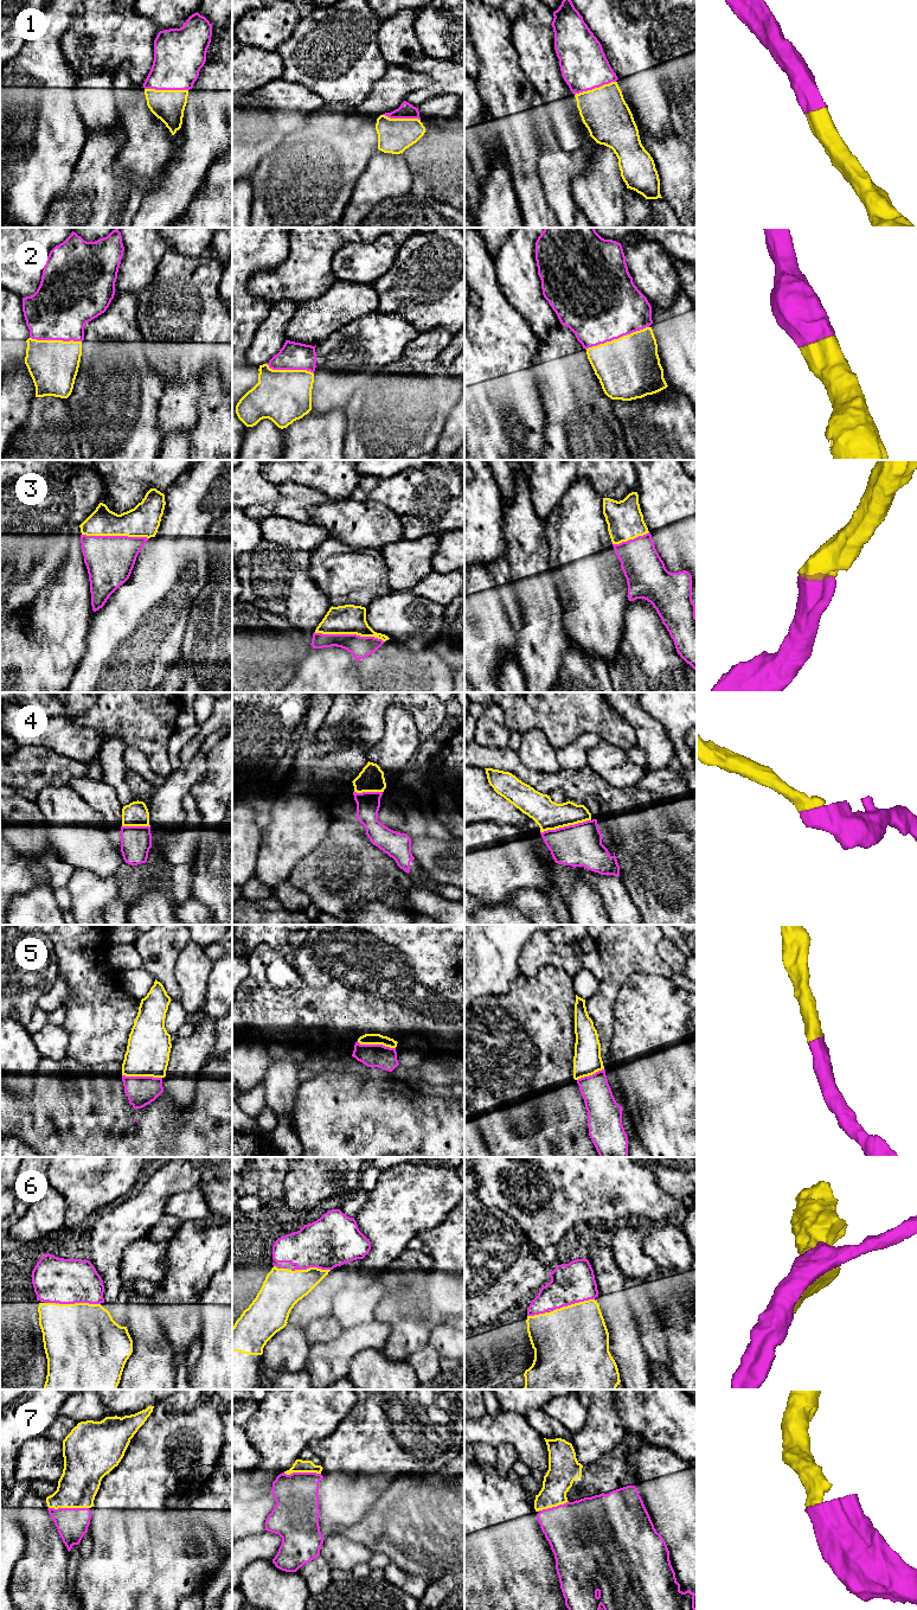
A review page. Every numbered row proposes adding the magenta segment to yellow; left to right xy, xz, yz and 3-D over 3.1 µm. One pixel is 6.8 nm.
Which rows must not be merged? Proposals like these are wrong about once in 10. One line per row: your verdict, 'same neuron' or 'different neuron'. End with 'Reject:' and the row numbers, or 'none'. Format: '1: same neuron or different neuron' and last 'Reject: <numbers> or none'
1: same neuron
2: same neuron
3: same neuron
4: same neuron
5: same neuron
6: same neuron
7: same neuron
Reject: none

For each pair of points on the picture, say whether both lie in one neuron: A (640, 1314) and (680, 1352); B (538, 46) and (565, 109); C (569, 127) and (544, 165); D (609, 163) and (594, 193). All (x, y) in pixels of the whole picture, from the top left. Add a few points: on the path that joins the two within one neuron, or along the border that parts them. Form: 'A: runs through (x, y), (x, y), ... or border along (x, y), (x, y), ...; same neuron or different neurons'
A: border along (660, 1323), (665, 1331), (671, 1366); different neurons
B: runs through (538, 62), (553, 89), (553, 94); same neuron
C: border along (551, 127), (558, 145), (564, 151), (577, 149); different neurons
D: runs through (602, 170), (600, 186); same neuron

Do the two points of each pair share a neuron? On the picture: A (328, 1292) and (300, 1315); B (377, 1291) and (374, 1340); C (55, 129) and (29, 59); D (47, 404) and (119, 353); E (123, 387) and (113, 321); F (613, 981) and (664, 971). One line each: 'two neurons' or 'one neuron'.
A: one neuron
B: two neurons
C: one neuron
D: two neurons
E: one neuron
F: one neuron

